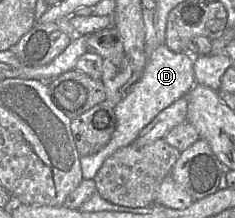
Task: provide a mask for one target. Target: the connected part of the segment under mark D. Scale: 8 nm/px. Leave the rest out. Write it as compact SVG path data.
M166 44L159 45L147 60L140 80L130 93L114 106L116 129L108 142L99 152L81 156L80 163L84 179L92 180L104 161L118 149L131 145L140 132L165 108L187 93L196 84L193 56L188 53L175 53Z

